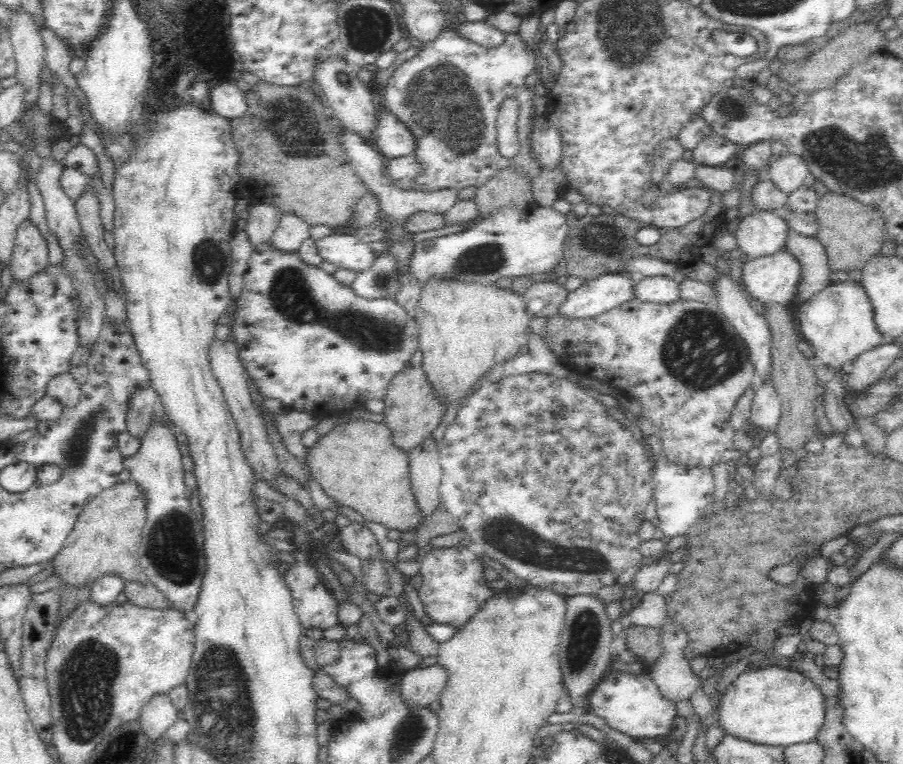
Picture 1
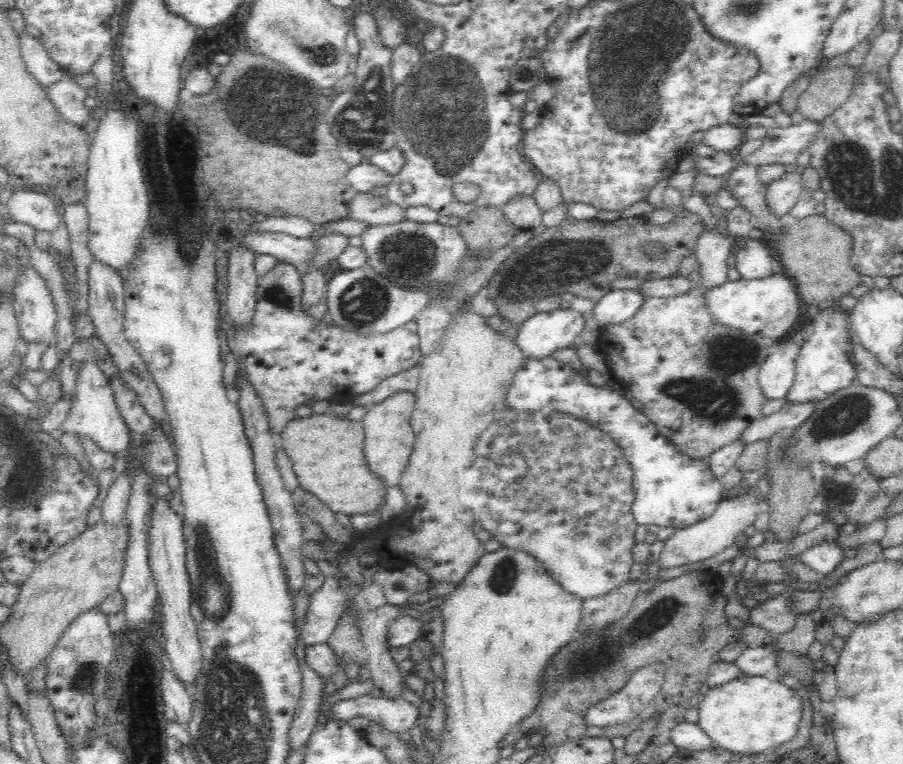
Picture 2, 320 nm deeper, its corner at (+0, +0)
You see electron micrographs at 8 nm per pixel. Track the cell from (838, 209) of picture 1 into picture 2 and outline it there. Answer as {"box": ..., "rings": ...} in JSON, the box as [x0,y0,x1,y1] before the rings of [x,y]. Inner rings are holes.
{"box":[771,213,861,306],"rings":[[[814,213],[806,218],[787,221],[782,231],[785,244],[772,243],[771,247],[782,261],[786,275],[790,275],[798,283],[799,298],[804,306],[838,302],[842,296],[850,294],[852,288],[861,284],[861,274],[850,266],[855,236],[832,223],[826,215]]]}

